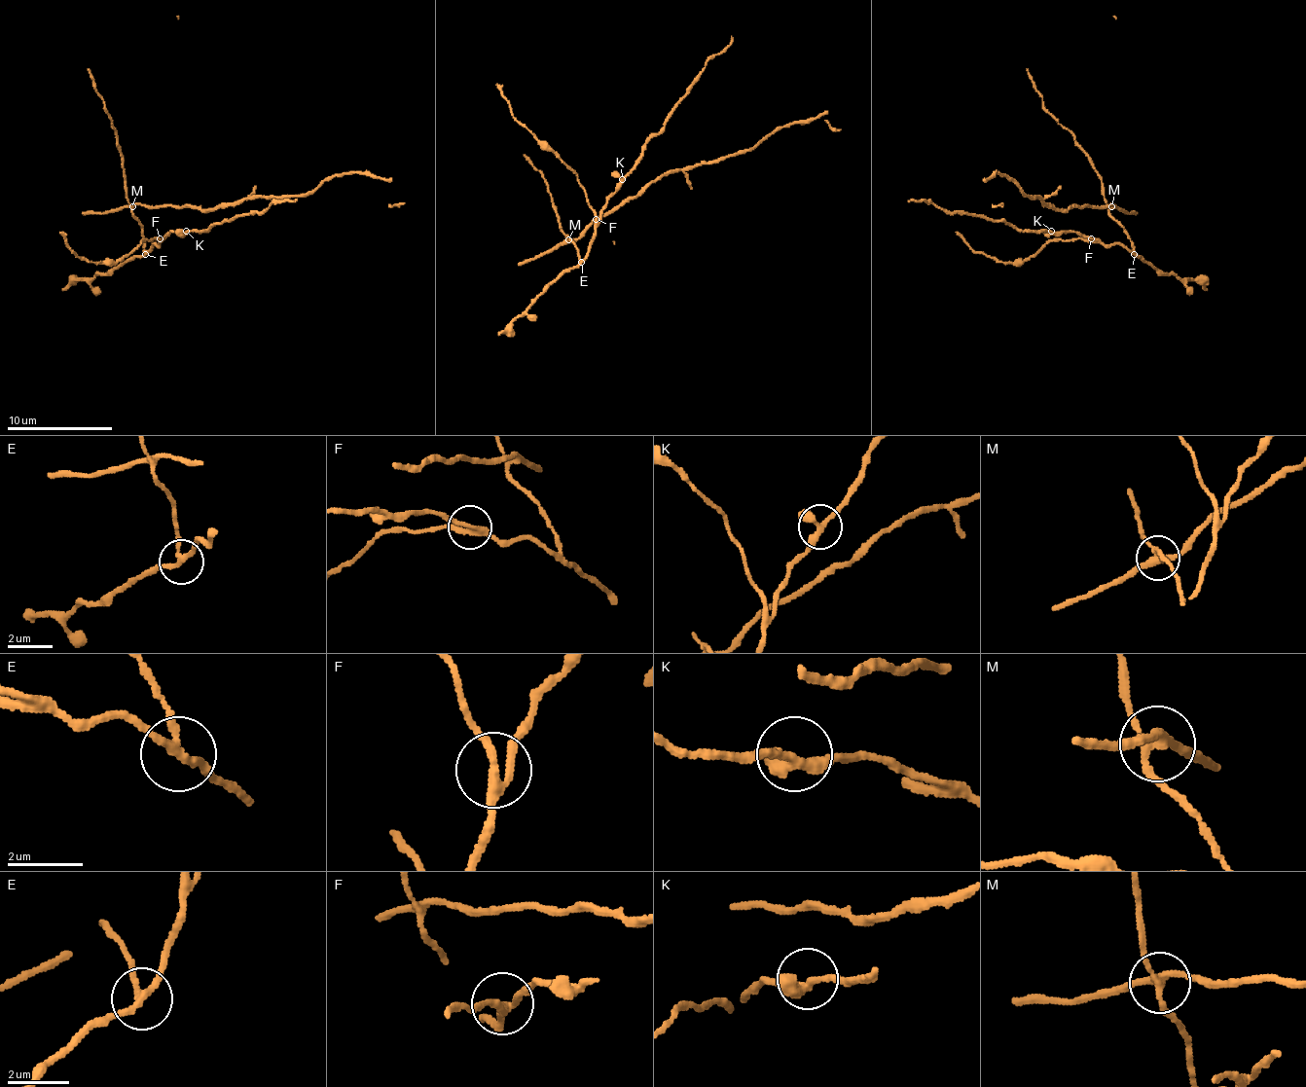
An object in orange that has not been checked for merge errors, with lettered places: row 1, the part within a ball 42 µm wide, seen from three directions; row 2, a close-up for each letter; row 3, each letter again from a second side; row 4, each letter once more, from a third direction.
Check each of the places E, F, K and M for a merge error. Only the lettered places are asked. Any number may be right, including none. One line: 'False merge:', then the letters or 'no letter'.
False merge: E, M

